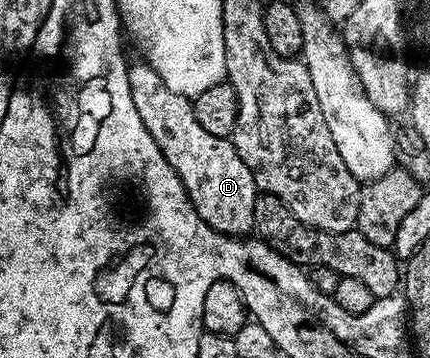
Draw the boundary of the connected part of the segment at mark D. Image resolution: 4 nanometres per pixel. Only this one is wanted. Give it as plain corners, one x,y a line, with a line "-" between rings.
148,62
128,66
135,109
168,164
183,181
193,208
207,225
230,237
245,237
253,231
255,201
259,194
254,175
239,157
230,138
214,137
197,121
192,100
168,89

